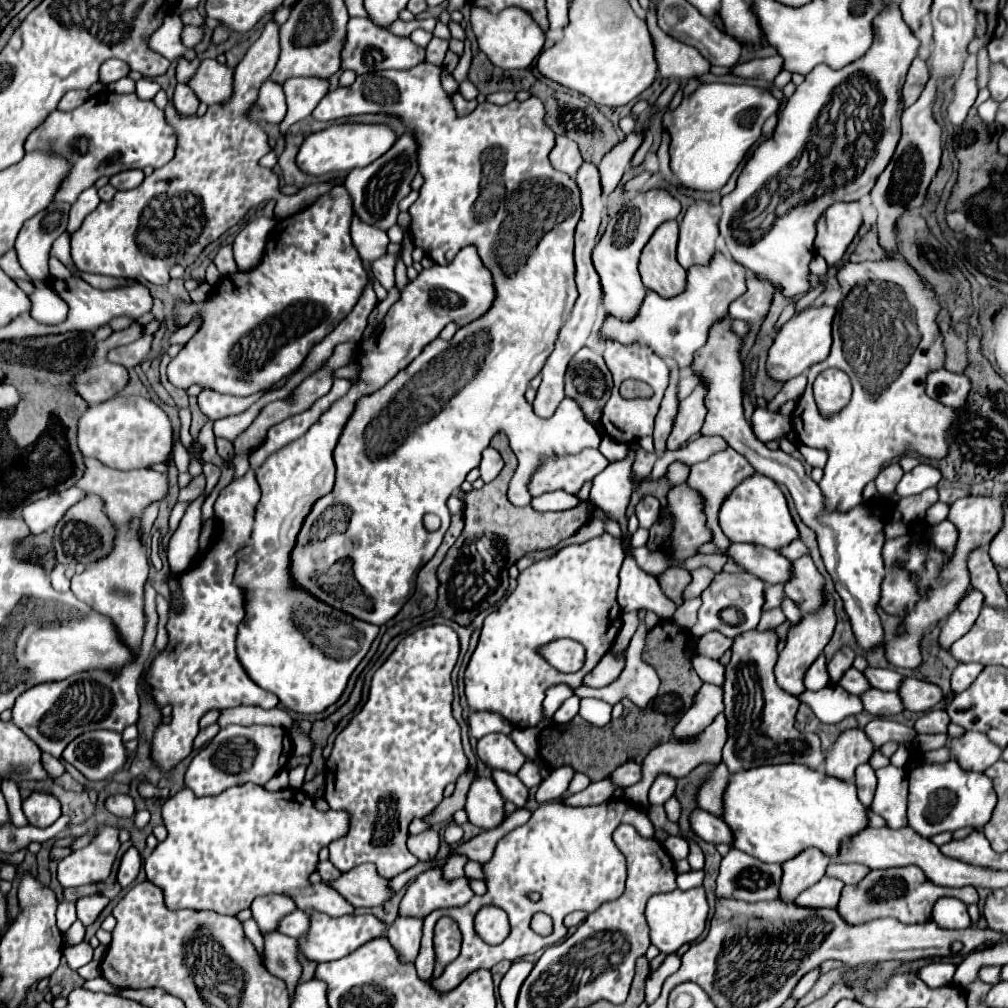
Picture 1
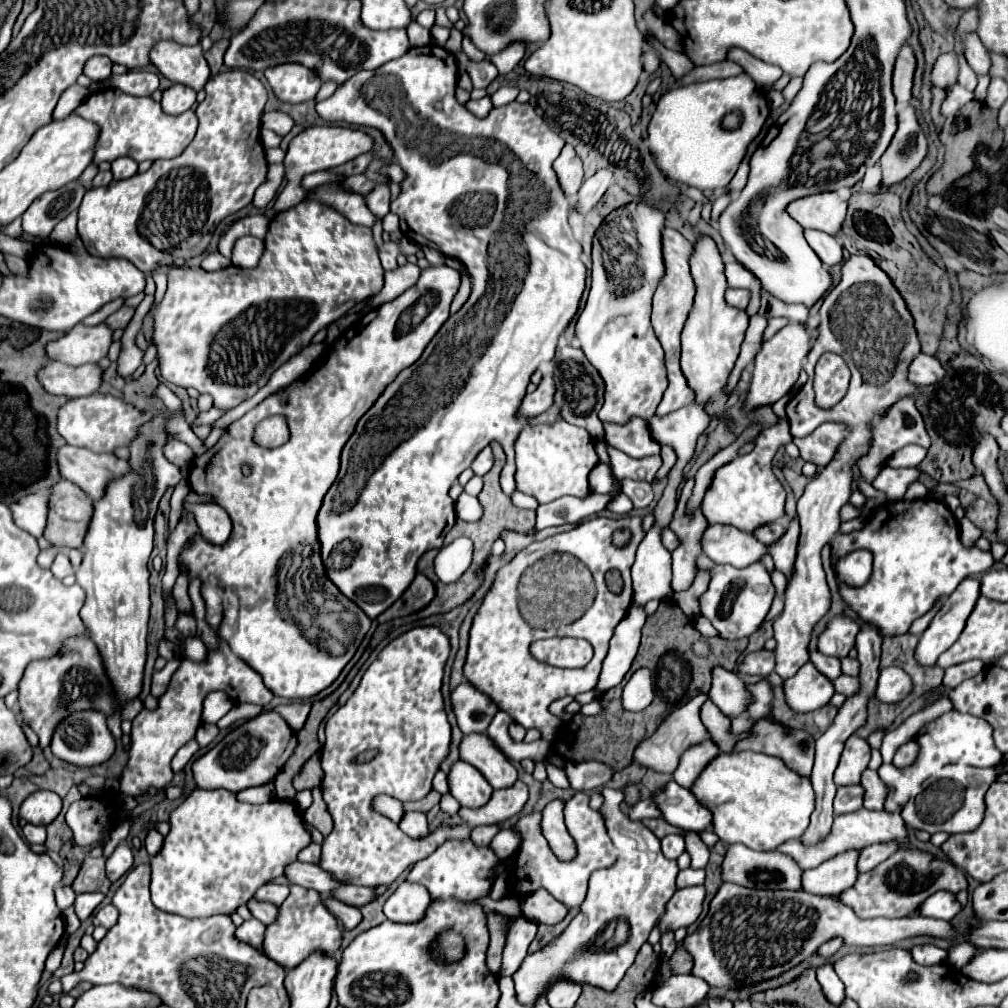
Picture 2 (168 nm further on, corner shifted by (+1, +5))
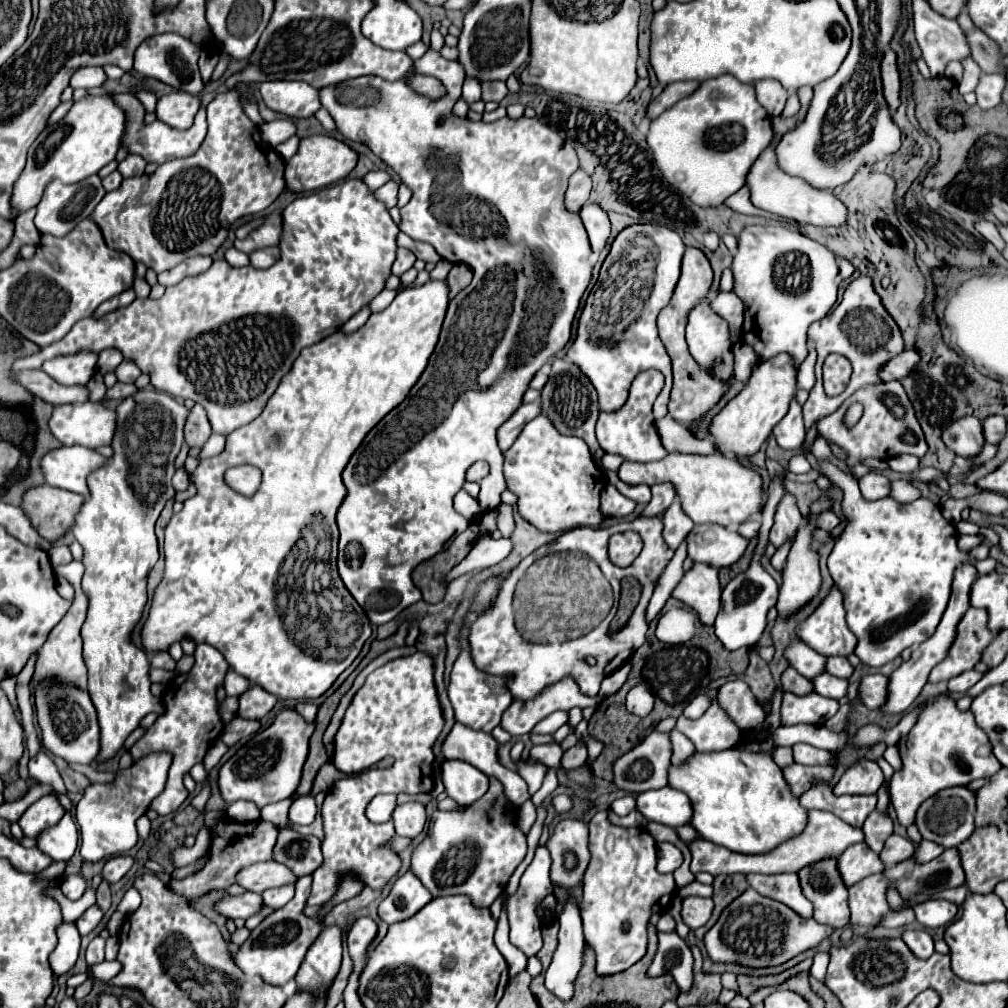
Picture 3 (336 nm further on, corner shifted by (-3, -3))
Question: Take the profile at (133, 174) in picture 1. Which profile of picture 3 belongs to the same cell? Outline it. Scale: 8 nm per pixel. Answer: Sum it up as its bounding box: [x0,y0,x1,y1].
[119,153,147,177]

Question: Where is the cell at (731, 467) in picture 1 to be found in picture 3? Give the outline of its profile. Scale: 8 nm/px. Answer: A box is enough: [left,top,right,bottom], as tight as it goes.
[661,499,693,551]

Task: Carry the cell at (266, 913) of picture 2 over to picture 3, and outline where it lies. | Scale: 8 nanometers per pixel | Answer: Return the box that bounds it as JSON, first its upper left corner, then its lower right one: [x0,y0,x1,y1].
[213,893,263,919]

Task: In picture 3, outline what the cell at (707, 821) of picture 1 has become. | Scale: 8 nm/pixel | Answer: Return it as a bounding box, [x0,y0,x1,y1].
[635,787,691,827]

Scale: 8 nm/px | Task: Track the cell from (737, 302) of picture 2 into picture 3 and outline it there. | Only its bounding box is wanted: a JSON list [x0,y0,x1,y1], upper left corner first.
[711,291,743,343]

